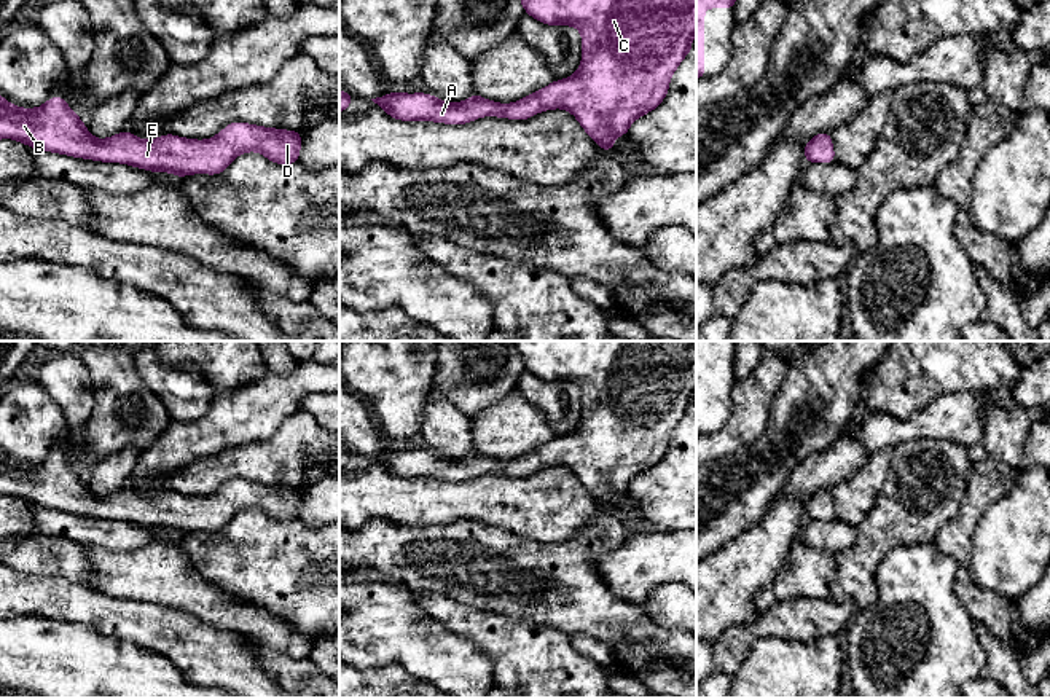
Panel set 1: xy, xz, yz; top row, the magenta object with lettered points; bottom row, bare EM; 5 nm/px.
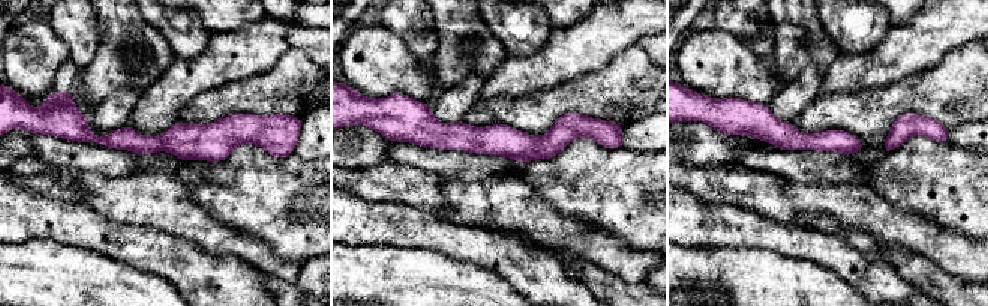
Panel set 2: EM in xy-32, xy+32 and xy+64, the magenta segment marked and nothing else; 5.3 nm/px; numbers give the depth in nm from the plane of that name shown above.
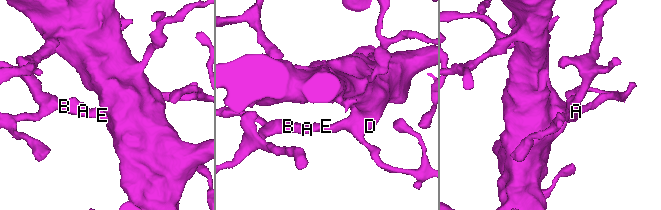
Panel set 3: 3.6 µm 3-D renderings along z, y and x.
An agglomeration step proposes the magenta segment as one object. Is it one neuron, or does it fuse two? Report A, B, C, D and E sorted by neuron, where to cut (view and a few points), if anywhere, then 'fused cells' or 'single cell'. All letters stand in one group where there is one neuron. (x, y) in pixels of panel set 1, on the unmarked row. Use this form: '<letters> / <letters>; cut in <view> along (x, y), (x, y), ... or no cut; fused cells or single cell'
A B C D E; no cut; single cell

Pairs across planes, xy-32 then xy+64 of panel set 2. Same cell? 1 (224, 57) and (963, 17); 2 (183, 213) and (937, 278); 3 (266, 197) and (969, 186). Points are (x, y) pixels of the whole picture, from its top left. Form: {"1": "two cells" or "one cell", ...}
{"1": "one cell", "2": "two cells", "3": "one cell"}

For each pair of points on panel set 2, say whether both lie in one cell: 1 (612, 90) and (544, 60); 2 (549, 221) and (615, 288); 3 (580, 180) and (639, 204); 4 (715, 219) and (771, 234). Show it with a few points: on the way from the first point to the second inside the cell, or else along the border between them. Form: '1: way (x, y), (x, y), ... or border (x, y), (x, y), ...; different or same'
1: border (610, 59), (595, 71), (546, 89); different
2: border (553, 251), (573, 252), (618, 276); different
3: way (595, 185), (624, 194); same
4: way (729, 225), (757, 231); same

